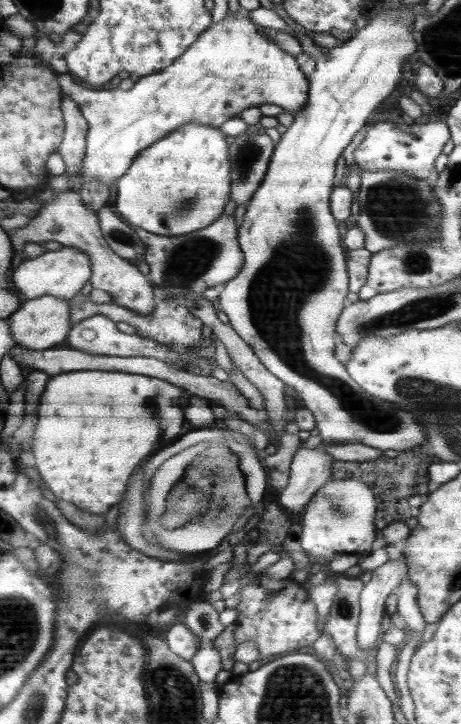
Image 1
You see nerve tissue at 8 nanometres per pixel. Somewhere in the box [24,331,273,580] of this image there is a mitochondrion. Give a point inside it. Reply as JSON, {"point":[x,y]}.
{"point":[41,513]}

